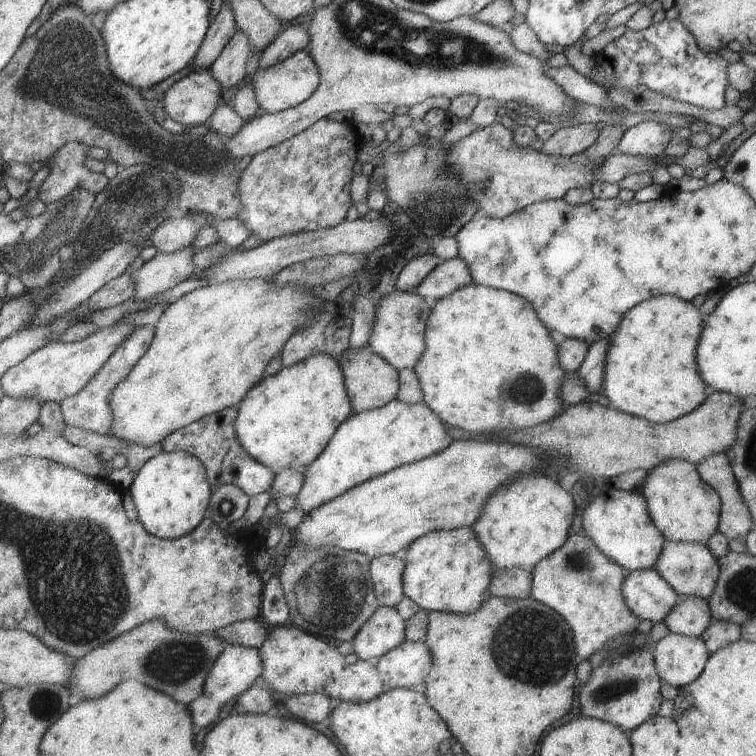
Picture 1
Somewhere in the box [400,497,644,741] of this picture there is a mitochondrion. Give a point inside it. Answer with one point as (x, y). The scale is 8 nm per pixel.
(526, 647)

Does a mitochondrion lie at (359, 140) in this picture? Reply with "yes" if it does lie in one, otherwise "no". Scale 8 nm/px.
no

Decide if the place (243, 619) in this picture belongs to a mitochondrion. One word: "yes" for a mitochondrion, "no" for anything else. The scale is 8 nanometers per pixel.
no

